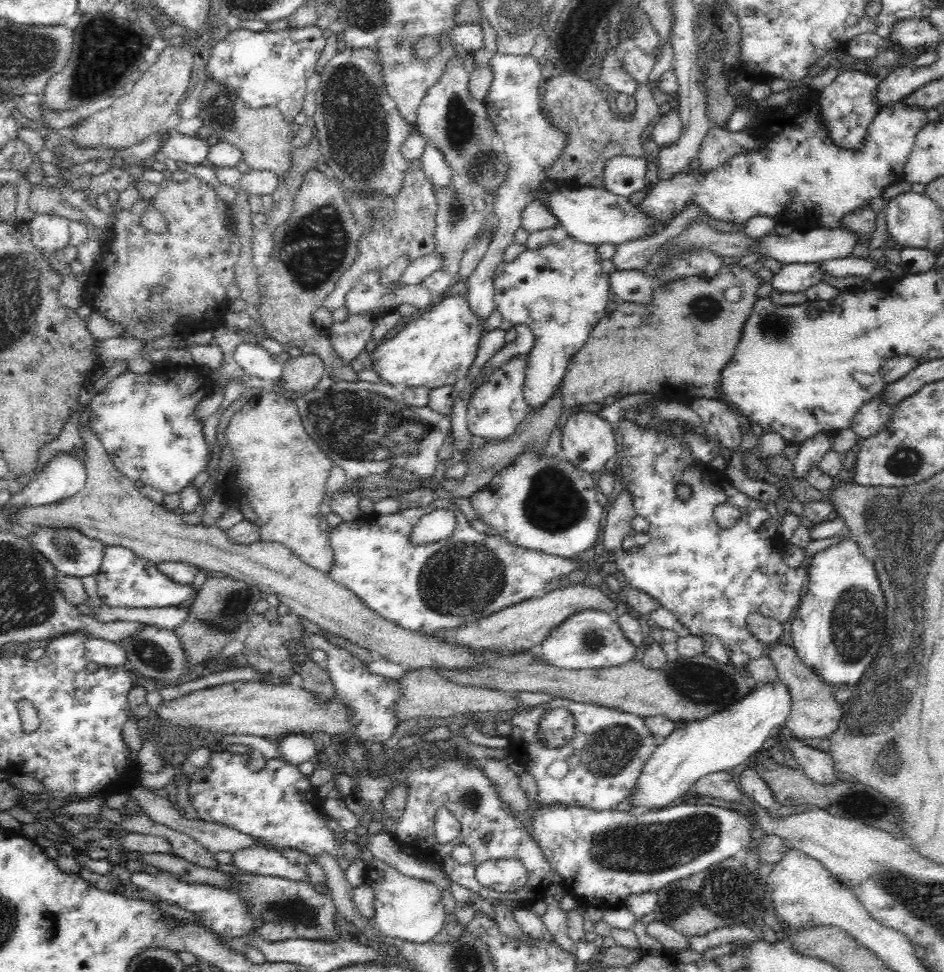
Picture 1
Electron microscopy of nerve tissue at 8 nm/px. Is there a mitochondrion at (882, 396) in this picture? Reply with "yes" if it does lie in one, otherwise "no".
no

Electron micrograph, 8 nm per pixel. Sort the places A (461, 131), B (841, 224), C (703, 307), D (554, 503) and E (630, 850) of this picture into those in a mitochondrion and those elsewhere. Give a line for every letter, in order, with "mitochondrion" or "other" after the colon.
A: mitochondrion
B: other
C: mitochondrion
D: mitochondrion
E: mitochondrion

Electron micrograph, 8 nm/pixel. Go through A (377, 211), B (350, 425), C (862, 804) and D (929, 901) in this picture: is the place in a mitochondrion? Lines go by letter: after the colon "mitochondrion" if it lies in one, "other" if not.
A: mitochondrion
B: mitochondrion
C: mitochondrion
D: mitochondrion

